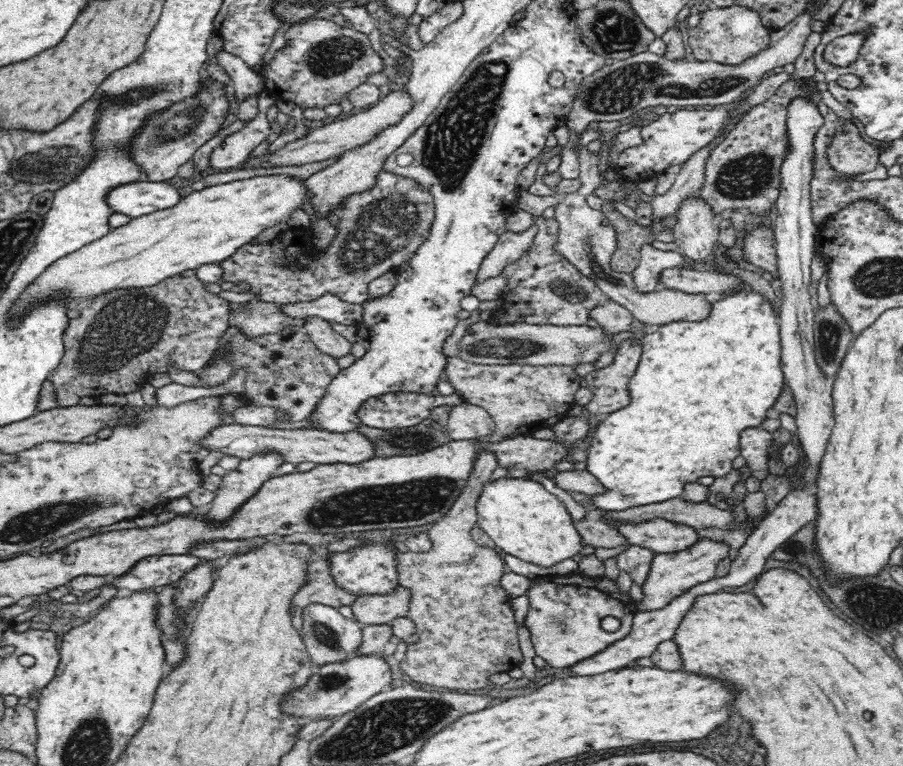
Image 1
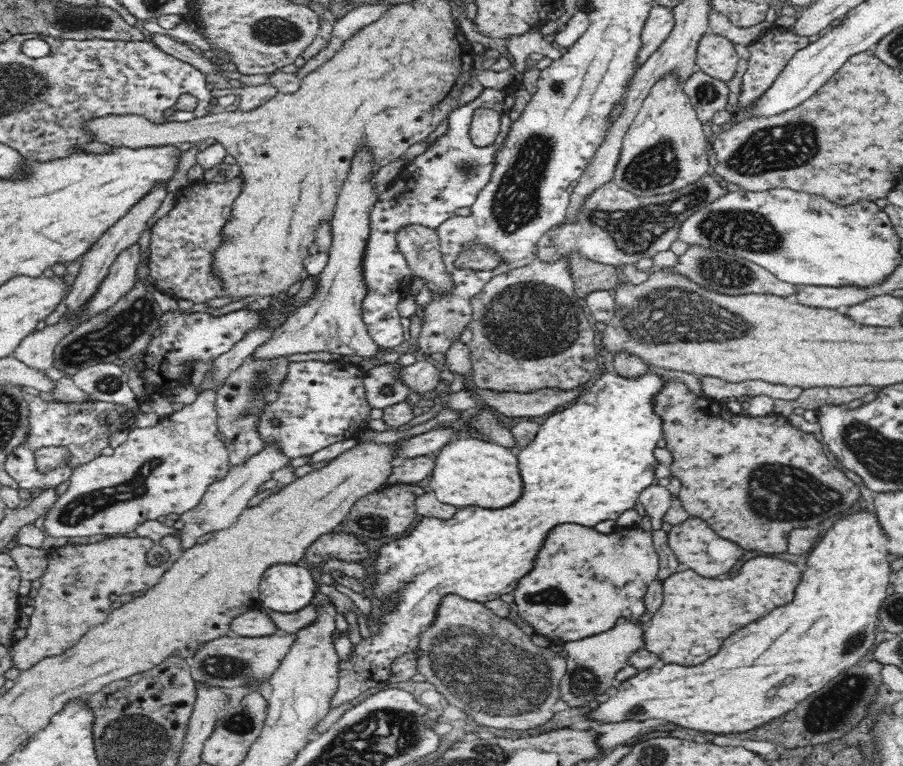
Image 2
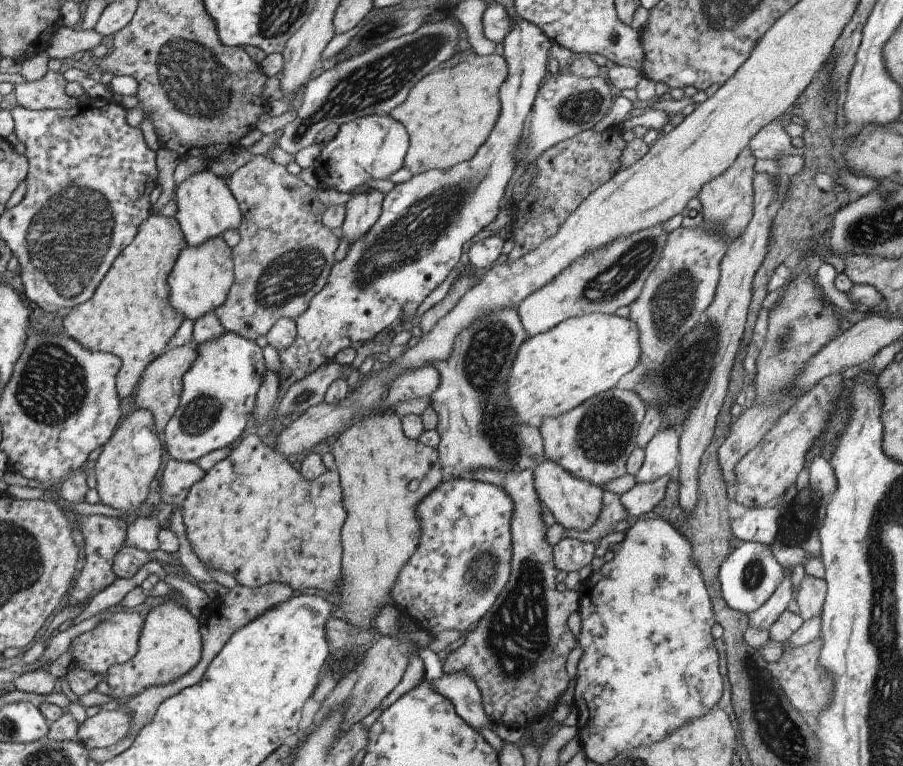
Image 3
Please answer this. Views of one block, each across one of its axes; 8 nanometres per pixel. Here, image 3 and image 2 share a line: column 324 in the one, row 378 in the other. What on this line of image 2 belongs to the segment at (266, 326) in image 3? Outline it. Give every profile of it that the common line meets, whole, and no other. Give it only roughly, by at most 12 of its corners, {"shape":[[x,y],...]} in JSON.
{"shape":[[286,356],[246,358],[217,388],[209,371],[197,393],[214,389],[217,429],[229,468],[264,444],[265,404],[286,380]]}

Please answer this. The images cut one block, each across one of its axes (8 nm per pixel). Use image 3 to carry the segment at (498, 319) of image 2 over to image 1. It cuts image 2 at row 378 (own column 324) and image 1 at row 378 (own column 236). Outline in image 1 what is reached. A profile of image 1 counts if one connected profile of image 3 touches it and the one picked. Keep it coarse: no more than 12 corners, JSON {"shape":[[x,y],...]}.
{"shape":[[474,364],[443,379],[495,429],[528,436],[575,404],[576,366]]}

